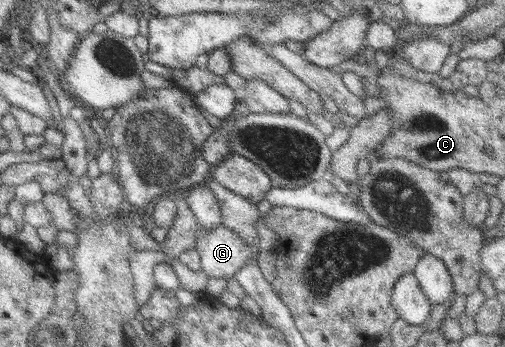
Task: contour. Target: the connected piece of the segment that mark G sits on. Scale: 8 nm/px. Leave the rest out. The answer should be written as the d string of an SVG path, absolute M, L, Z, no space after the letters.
M223 225L204 231L195 249L200 256L200 271L219 280L231 278L244 264L255 259L248 244Z

